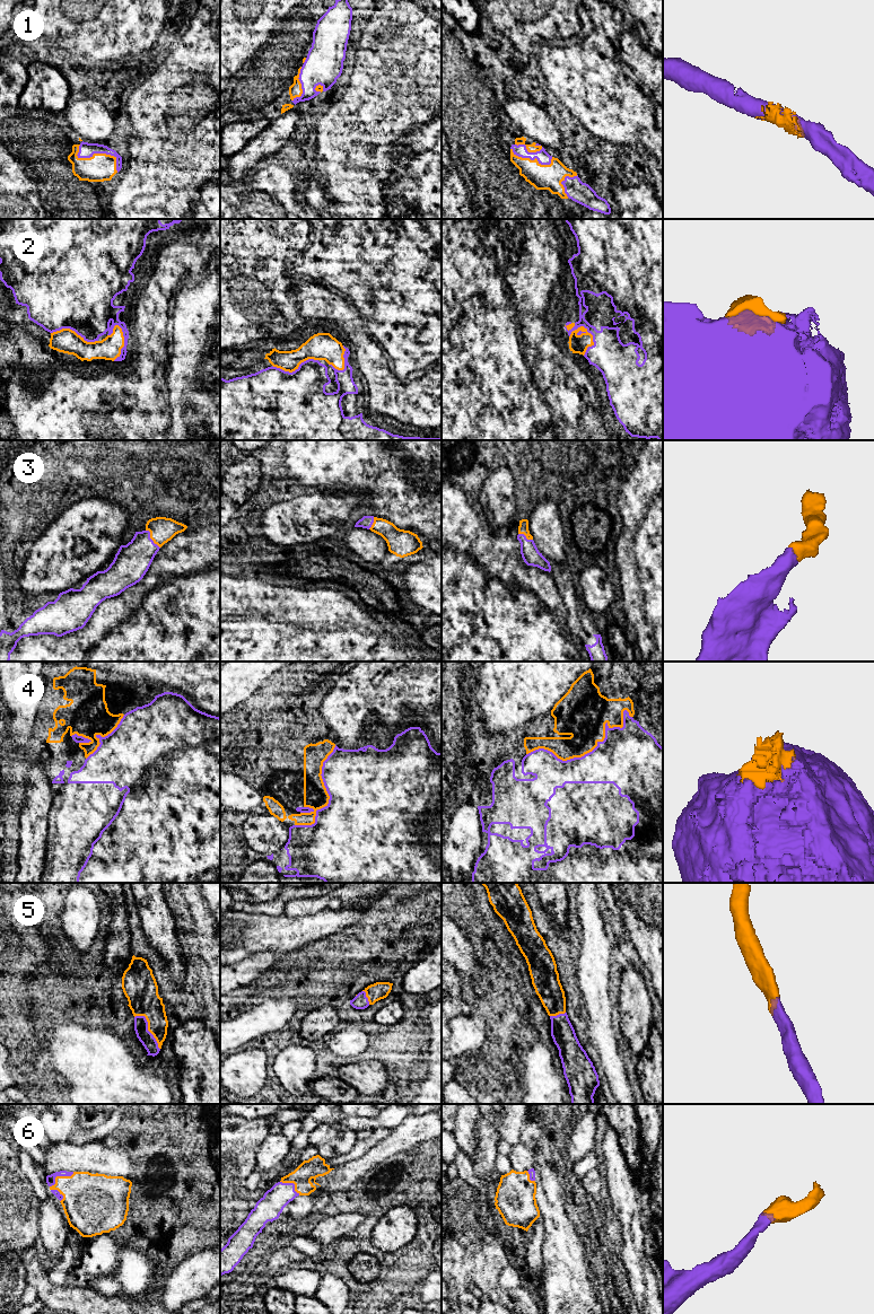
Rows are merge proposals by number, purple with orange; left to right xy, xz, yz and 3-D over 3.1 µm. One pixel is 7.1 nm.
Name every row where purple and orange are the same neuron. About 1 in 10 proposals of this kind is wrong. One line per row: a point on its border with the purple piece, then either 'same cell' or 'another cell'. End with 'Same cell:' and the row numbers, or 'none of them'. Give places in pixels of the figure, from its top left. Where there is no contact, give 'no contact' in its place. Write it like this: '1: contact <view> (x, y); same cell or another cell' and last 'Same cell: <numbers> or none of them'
1: contact xy (98, 152); same cell
2: contact yz (588, 332); same cell
3: contact xy (150, 539); same cell
4: contact yz (593, 750); another cell
5: contact xy (147, 1028); same cell
6: contact xy (59, 1175); same cell
Same cell: 1, 2, 3, 5, 6

